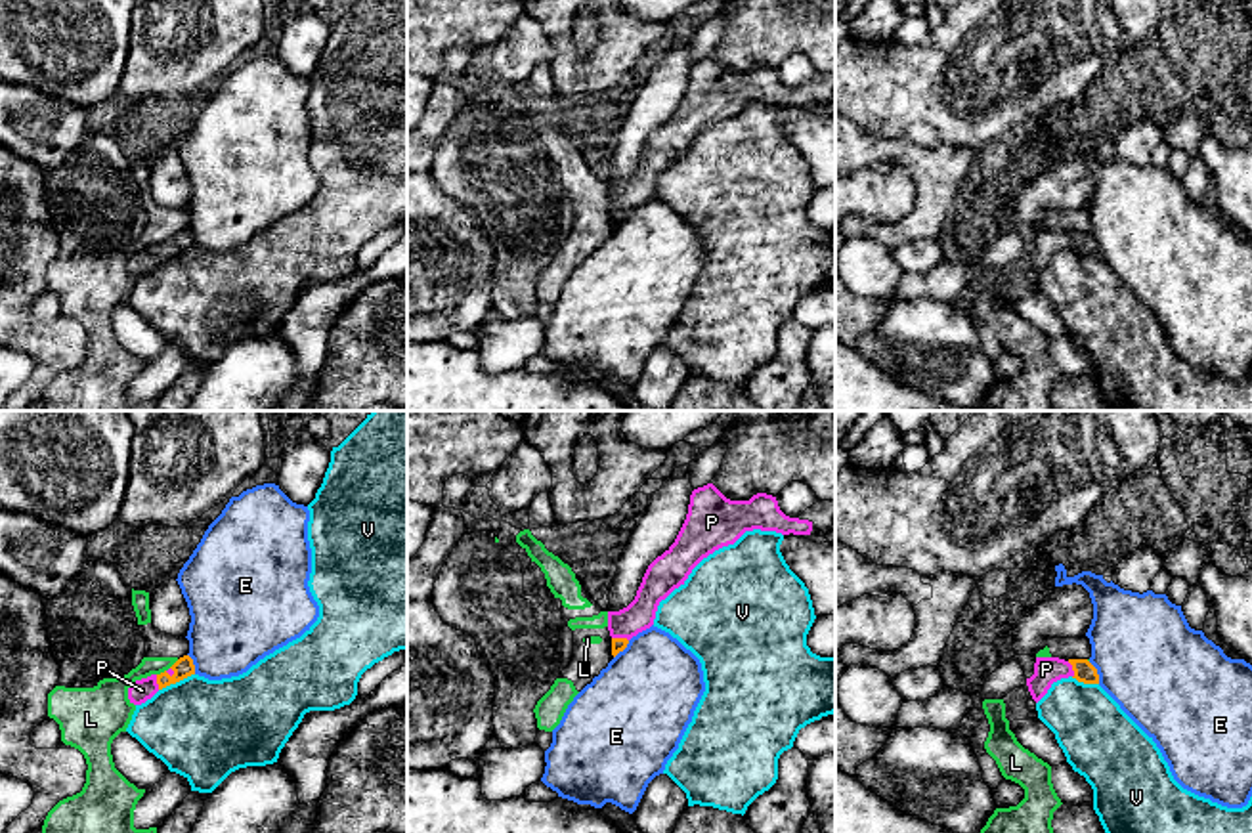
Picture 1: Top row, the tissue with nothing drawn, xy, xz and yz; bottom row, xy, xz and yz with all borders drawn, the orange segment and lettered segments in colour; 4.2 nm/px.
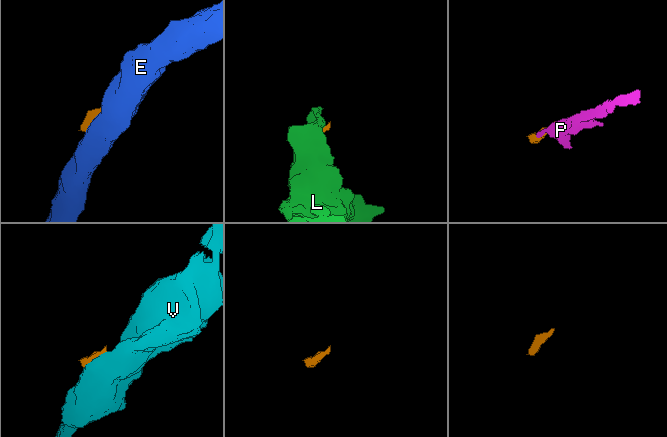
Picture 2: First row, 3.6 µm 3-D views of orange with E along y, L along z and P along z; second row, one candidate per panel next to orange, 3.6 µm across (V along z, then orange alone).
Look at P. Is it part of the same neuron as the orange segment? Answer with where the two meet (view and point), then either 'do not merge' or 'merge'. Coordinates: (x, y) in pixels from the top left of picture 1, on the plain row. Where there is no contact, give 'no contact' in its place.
contact xz (620, 211); merge

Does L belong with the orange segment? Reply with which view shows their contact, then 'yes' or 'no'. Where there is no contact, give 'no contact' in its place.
xy | no

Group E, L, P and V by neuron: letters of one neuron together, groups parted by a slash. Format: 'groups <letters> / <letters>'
groups E / L / P / V

